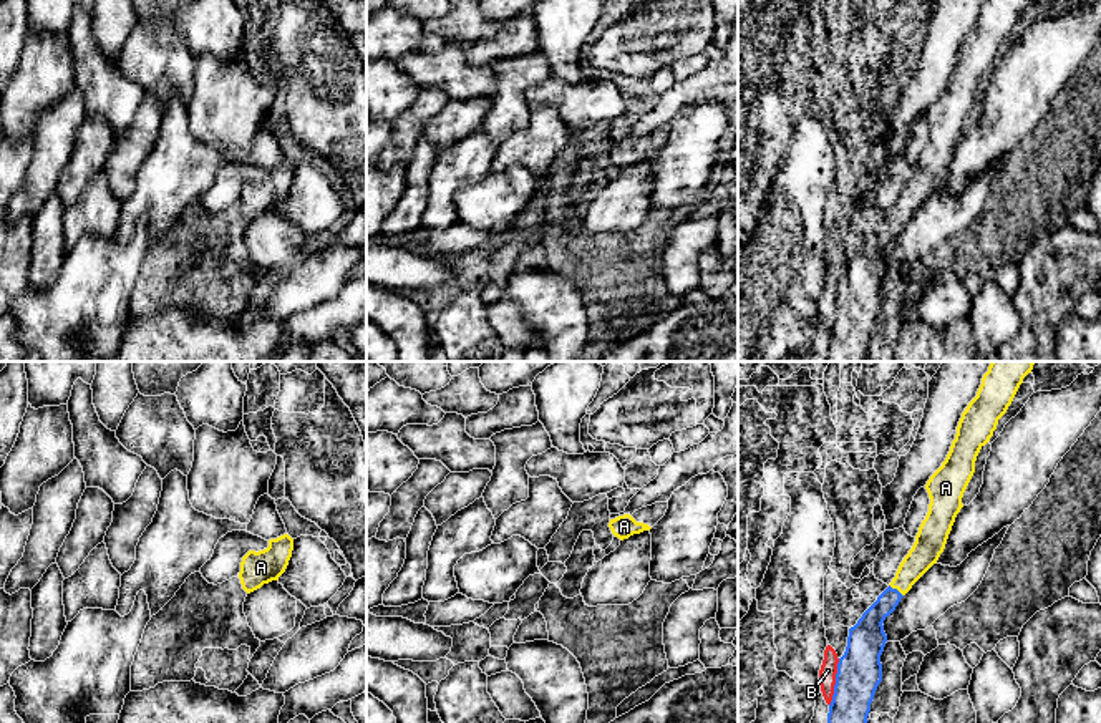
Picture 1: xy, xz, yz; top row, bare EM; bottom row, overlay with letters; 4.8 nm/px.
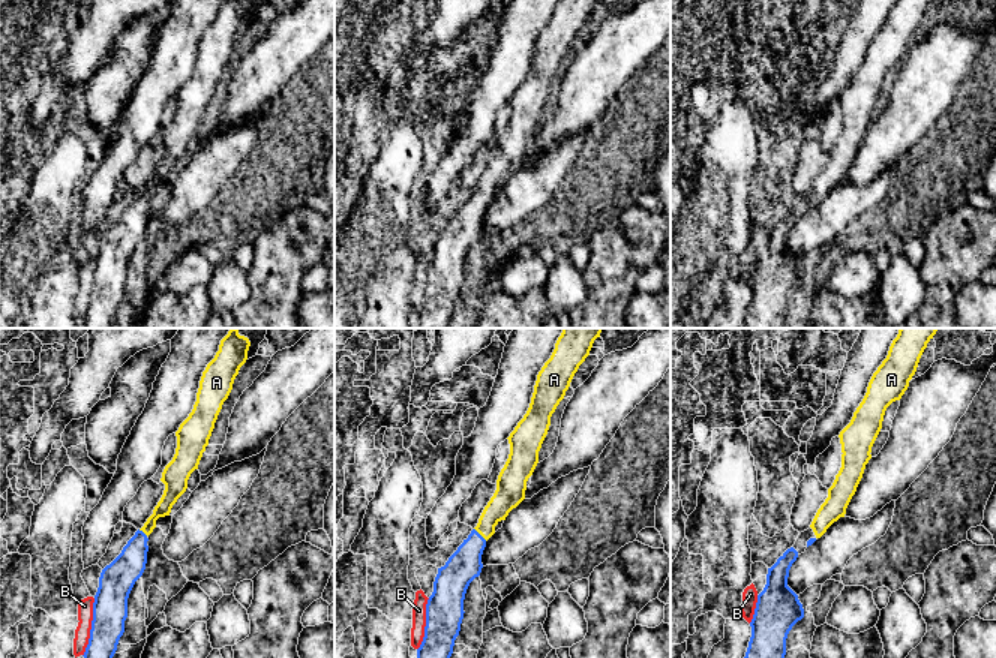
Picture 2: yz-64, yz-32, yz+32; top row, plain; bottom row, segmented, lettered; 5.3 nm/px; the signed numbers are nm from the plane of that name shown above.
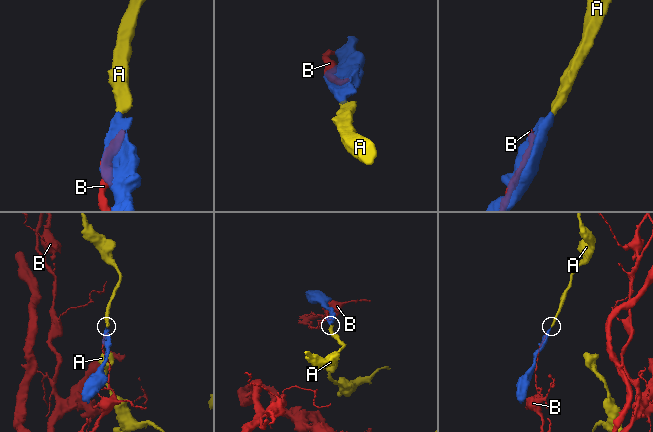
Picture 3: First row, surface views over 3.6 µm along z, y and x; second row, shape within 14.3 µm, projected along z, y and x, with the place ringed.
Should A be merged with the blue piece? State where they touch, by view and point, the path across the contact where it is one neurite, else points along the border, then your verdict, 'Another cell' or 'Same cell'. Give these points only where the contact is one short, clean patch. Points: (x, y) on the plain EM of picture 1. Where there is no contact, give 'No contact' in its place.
Touches blue at yz (896, 218). Path across: yz (868, 261), (873, 246), (896, 218), (926, 179). Same cell

